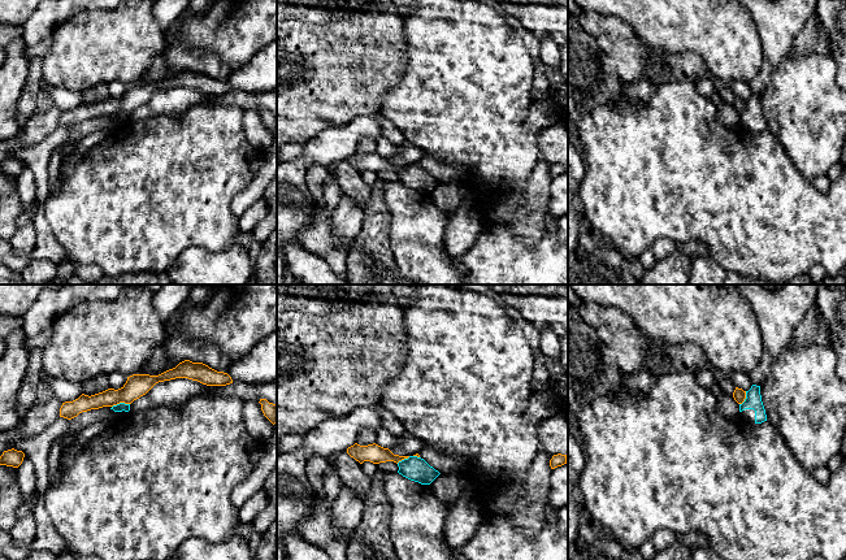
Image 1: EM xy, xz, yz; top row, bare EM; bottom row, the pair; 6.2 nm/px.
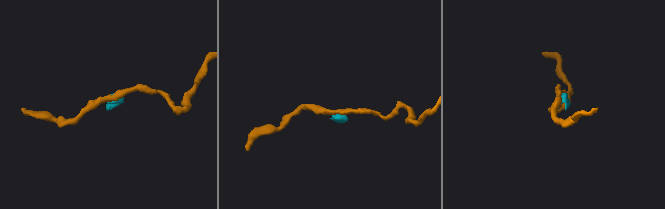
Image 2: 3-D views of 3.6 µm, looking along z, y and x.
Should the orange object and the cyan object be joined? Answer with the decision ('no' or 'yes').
no

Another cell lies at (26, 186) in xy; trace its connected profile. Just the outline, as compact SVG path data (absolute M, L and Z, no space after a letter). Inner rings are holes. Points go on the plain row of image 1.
M25 164L22 173L16 177L18 195L25 204L25 213L30 212L32 204L36 200L36 183L34 173Z

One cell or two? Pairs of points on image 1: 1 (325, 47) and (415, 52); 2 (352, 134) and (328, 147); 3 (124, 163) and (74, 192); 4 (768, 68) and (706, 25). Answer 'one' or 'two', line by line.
1: two
2: one
3: one
4: two

